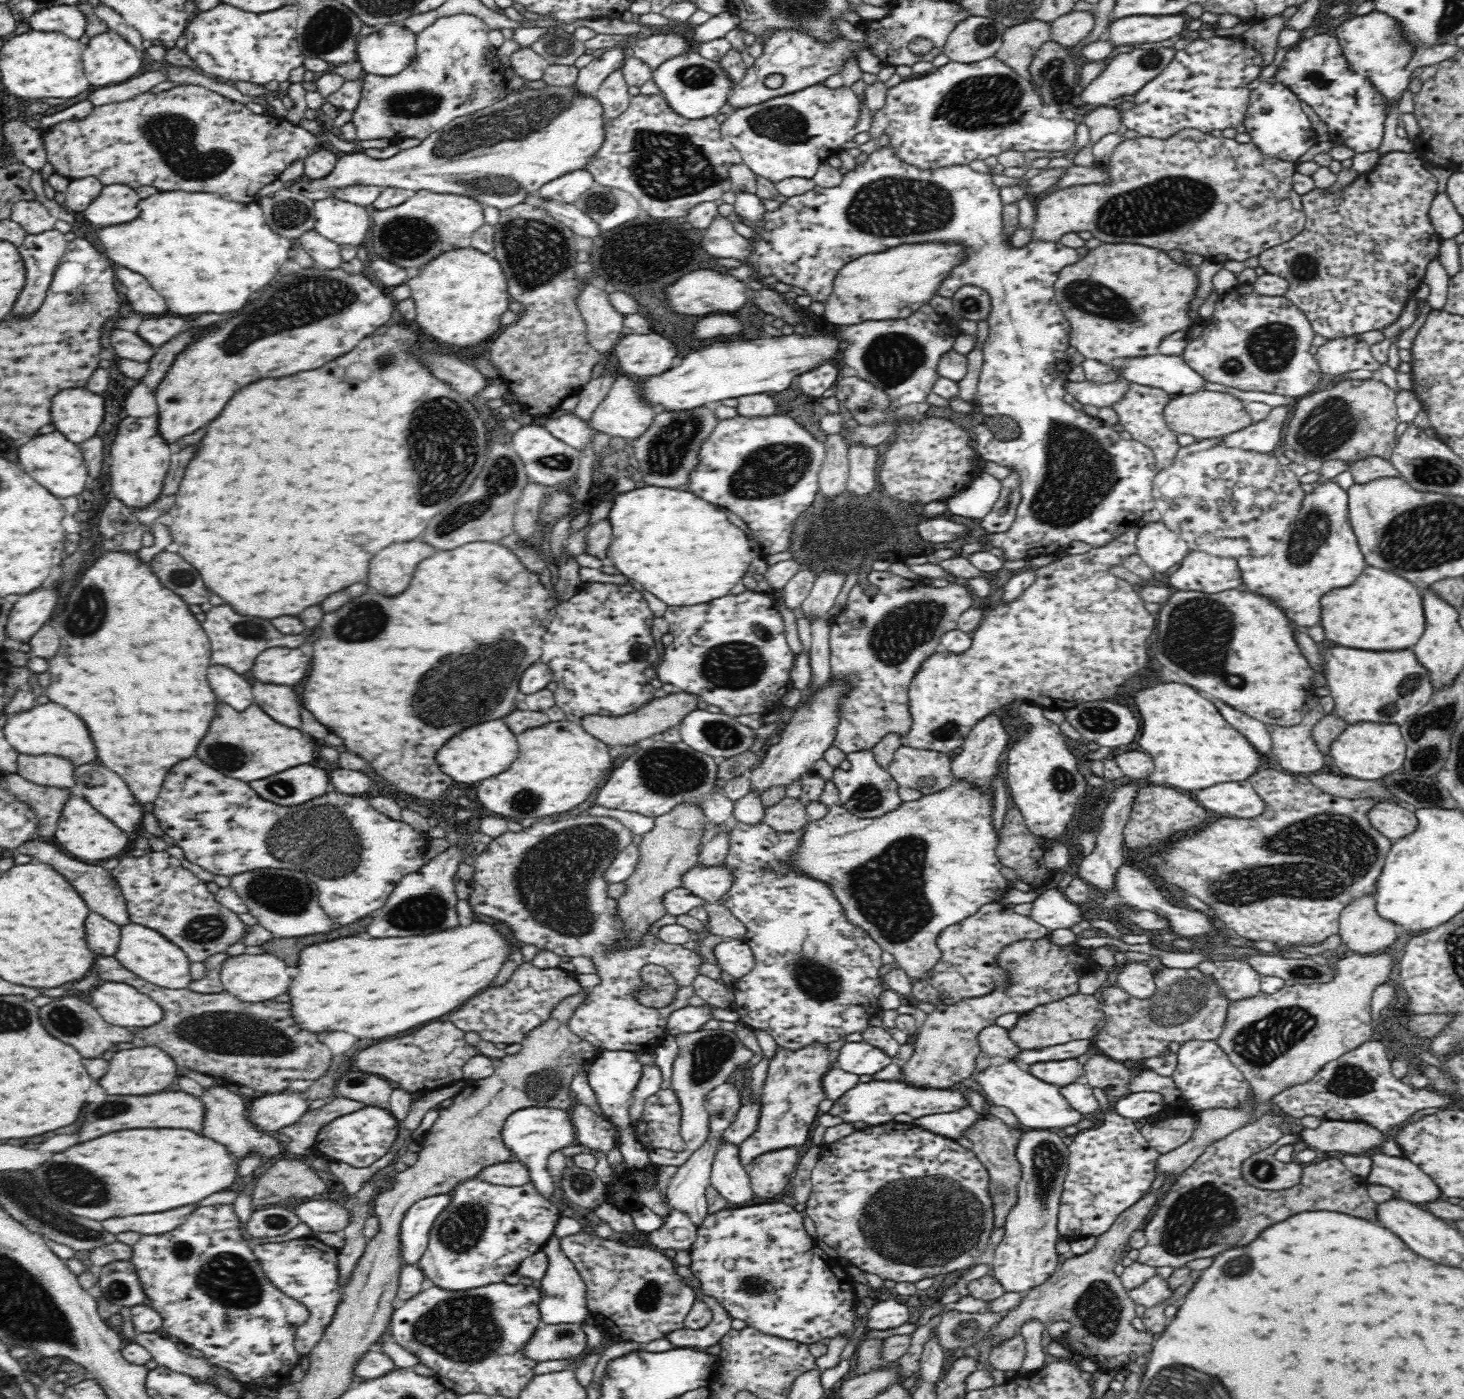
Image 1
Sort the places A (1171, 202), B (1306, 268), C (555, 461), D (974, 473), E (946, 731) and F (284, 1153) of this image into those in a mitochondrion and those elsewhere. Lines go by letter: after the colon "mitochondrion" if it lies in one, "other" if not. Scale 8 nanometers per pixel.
A: mitochondrion
B: mitochondrion
C: mitochondrion
D: other
E: mitochondrion
F: other

